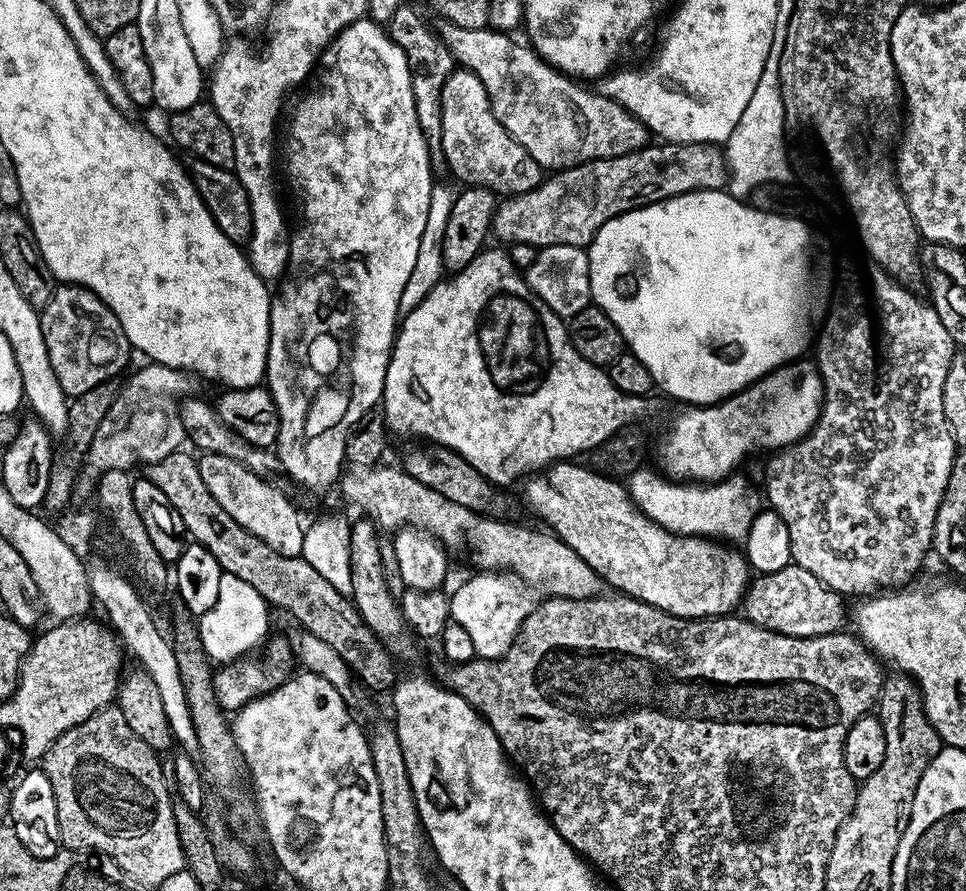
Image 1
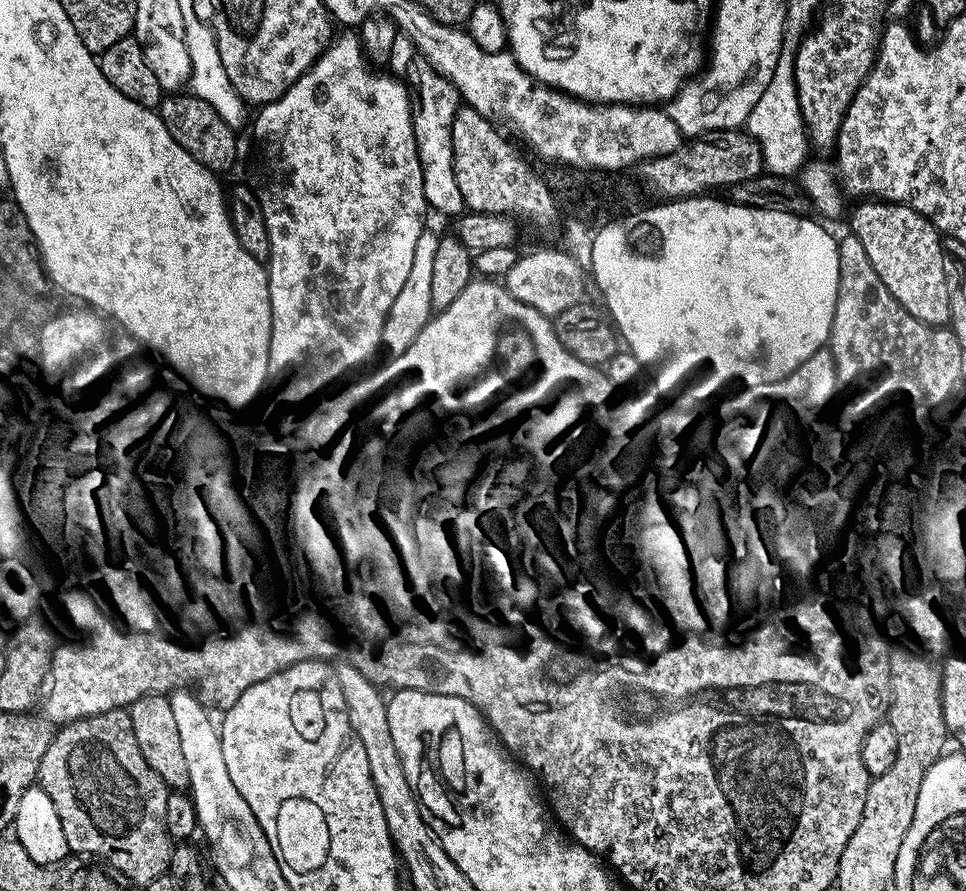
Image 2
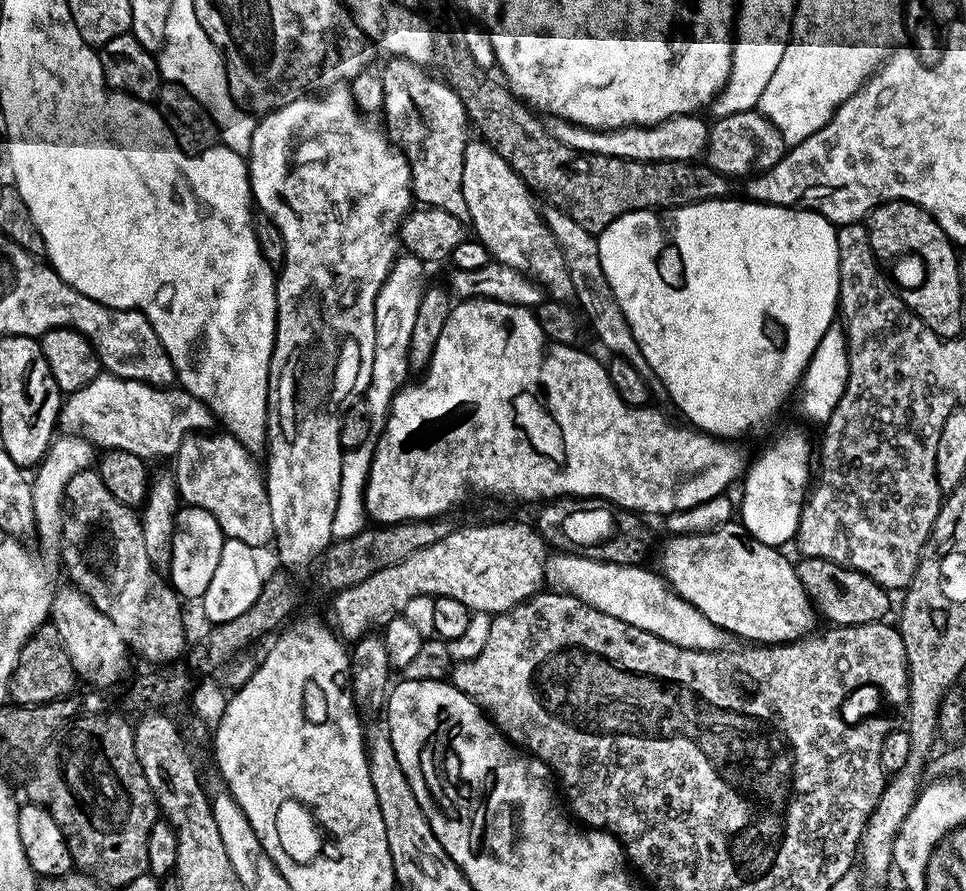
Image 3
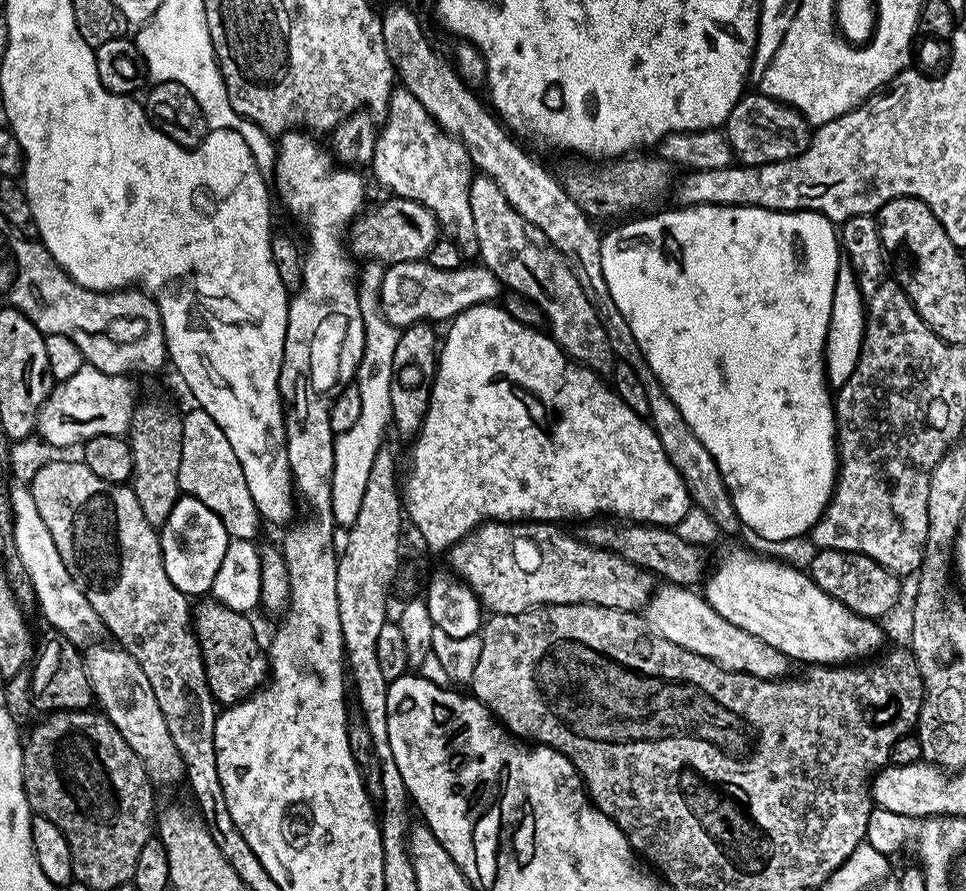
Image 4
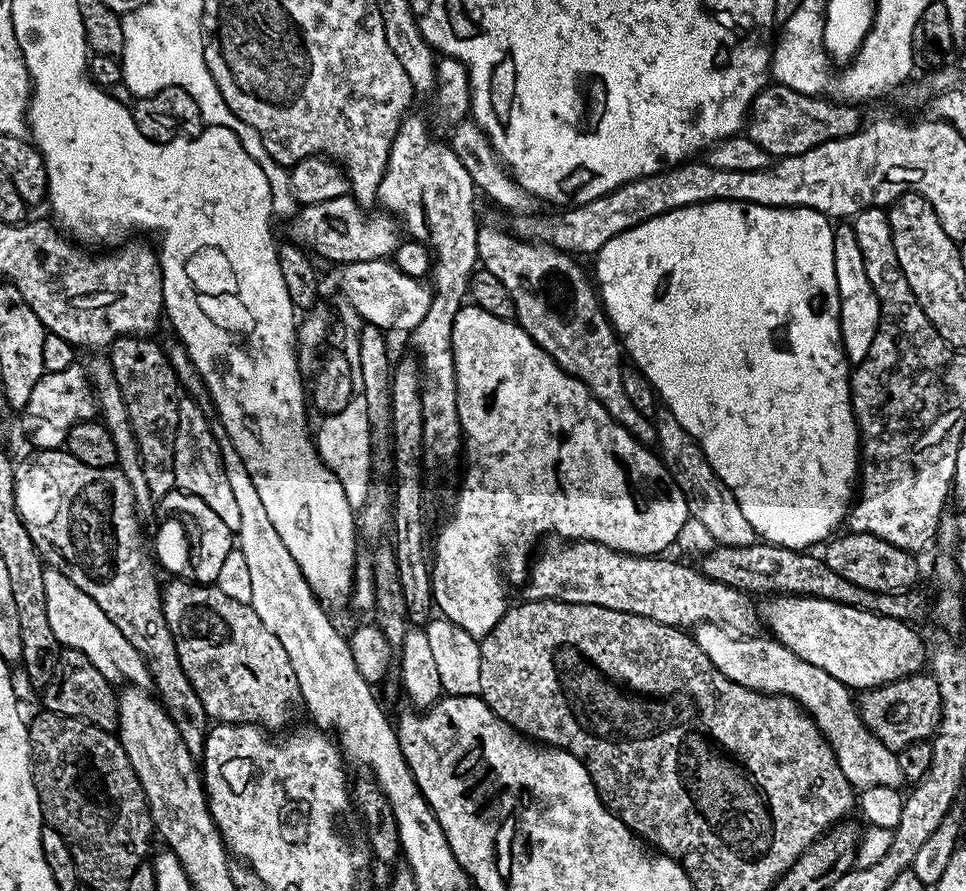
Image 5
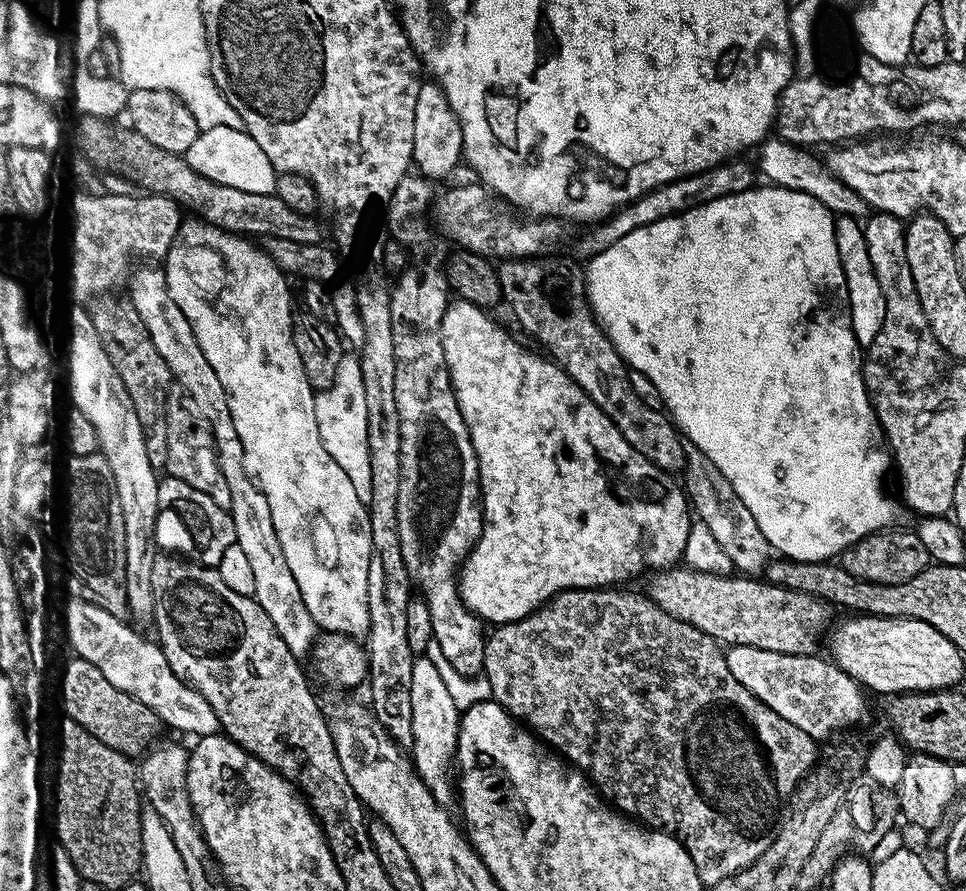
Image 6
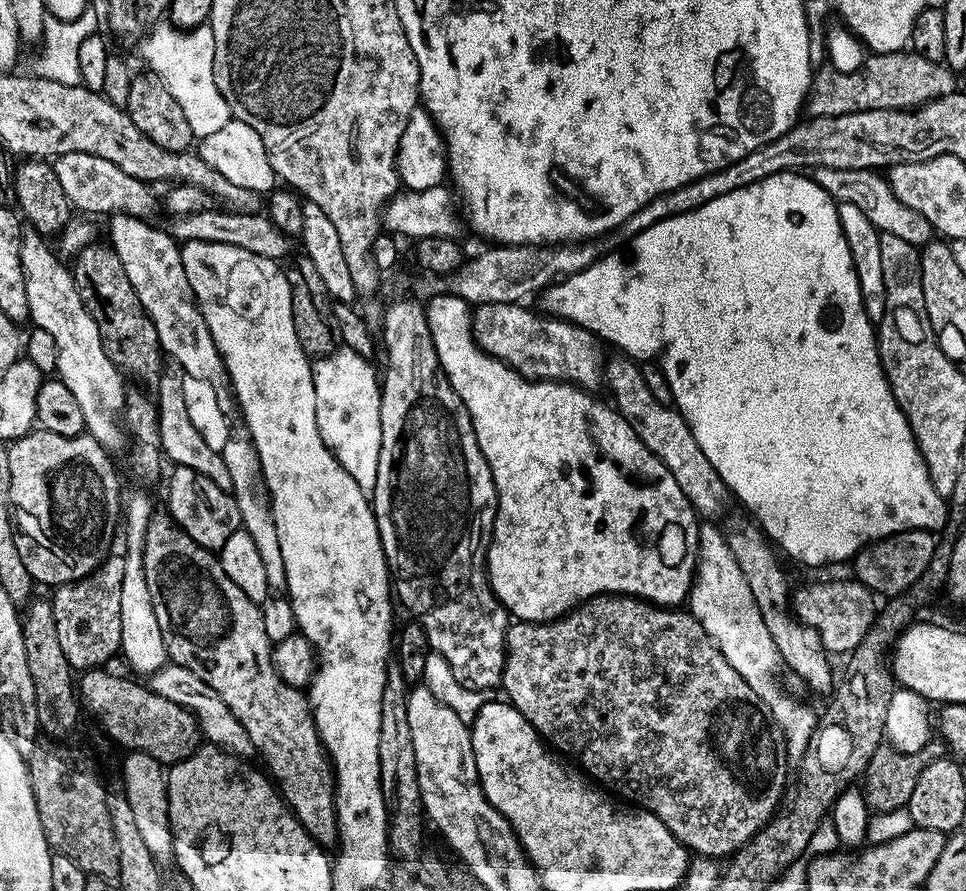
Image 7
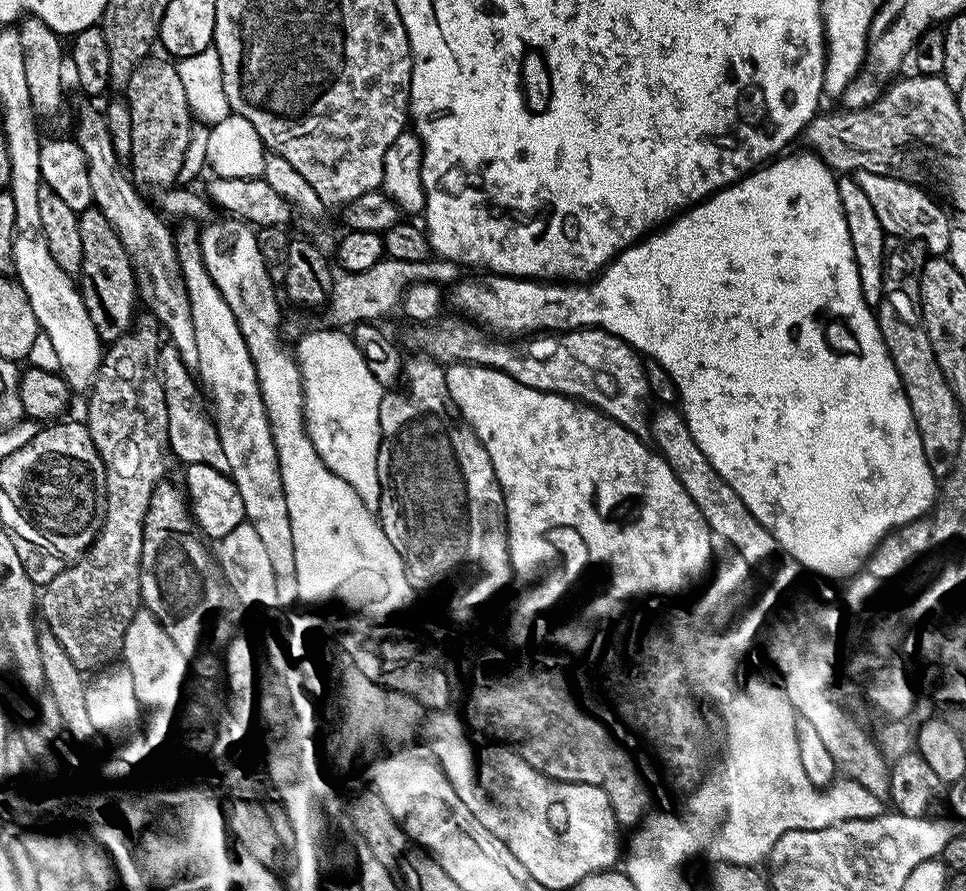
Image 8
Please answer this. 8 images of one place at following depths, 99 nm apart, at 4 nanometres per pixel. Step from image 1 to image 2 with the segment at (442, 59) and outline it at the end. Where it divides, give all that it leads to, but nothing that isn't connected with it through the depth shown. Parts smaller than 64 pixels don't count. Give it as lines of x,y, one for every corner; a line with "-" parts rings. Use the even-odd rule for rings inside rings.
397,35
387,67
391,75
401,81
408,90
412,104
412,125
418,158
422,166
424,203
429,209
455,218
465,211
462,190
458,190
458,178
454,178
454,142
452,127
456,112
461,108
459,92
446,78
442,78
426,62
426,58
414,46
410,37

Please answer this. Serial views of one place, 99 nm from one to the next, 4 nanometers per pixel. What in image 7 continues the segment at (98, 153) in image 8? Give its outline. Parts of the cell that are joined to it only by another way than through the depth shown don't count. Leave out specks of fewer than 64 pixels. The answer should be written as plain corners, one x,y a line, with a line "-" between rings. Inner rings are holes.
117,212
108,221
107,239
113,251
118,254
146,314
154,322
154,330
158,330
161,349
177,360
175,363
182,372
184,367
185,377
193,376
212,387
216,404
222,411
228,412
231,408
233,411
234,393
230,387
228,372
224,368
224,359
214,346
204,316
196,305
196,295
190,290
190,282
186,282
181,245
163,227
155,228
155,223
140,219
139,216
127,216
124,212

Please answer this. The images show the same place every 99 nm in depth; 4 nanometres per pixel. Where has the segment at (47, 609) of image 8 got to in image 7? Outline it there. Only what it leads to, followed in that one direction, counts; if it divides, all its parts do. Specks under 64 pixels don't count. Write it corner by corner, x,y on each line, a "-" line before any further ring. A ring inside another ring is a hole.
109,555
108,559
84,580
61,584
50,596
55,629
66,662
73,670
99,669
112,655
120,652
122,638
122,570
124,557

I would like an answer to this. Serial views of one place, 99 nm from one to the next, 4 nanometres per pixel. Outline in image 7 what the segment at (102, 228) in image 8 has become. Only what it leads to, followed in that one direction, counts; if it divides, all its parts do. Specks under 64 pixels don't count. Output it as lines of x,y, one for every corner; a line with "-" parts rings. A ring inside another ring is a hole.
93,242
78,252
74,260
76,262
72,264
72,273
75,288
90,318
94,318
94,326
98,326
98,334
110,362
114,362
114,366
120,369
129,381
137,380
137,385
159,384
162,349
158,330
154,330
154,322
146,314
138,294
135,294
134,286
131,285
118,254
107,243

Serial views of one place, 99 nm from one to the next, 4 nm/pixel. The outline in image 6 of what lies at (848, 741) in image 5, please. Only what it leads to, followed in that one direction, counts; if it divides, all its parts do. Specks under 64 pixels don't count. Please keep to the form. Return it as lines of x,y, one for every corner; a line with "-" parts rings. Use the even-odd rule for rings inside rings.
737,644
731,645
724,652
730,674
734,674
734,678
738,678
738,682
742,682
750,694
770,706
774,714
786,718
786,722
810,734
813,740
823,742
827,736
832,736
863,718
865,693
856,679
843,672
831,659
819,660
818,657
816,654
791,656

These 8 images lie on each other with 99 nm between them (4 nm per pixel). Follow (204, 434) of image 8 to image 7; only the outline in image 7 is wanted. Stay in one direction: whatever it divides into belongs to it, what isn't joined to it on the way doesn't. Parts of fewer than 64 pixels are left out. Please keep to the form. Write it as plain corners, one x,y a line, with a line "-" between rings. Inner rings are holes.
165,367
160,374
160,383
155,385
154,401
159,412
161,444
160,451
173,465
190,470
198,470
198,474
206,474
210,482
214,482
222,490
231,492
230,470
226,470
226,462
219,451
216,452
204,441
202,433
196,429
194,421
188,417
188,404
184,401
185,381
178,375
175,367

